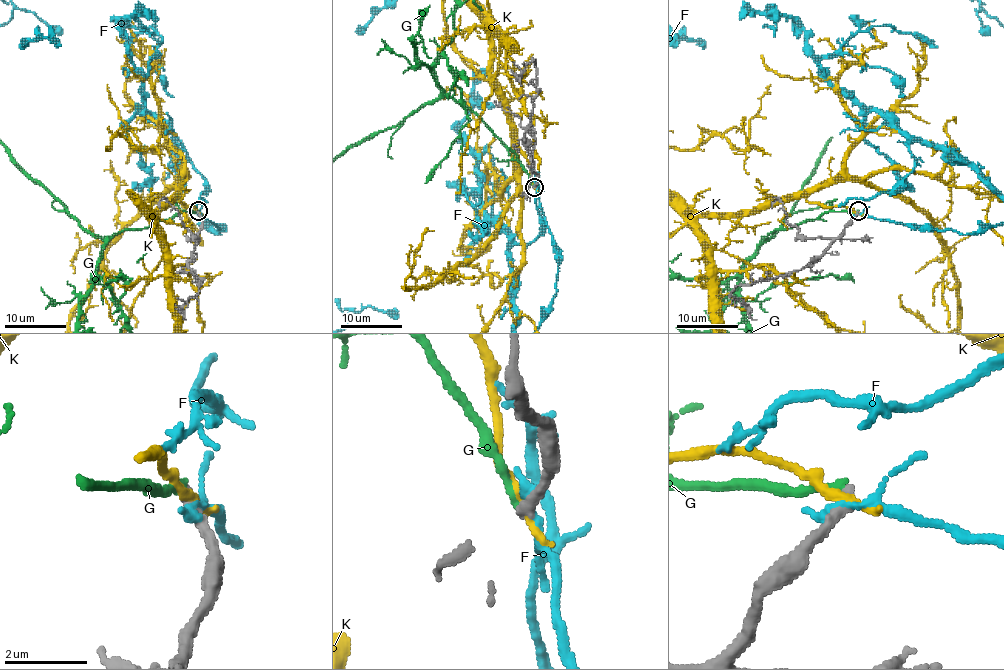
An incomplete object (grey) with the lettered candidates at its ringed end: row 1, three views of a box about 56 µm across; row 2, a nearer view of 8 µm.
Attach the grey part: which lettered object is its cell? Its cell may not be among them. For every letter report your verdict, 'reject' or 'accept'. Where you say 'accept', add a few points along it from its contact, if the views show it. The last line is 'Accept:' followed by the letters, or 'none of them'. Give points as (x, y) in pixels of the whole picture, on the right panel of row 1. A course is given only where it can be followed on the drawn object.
F: reject
G: reject
K: reject
Accept: none of them

